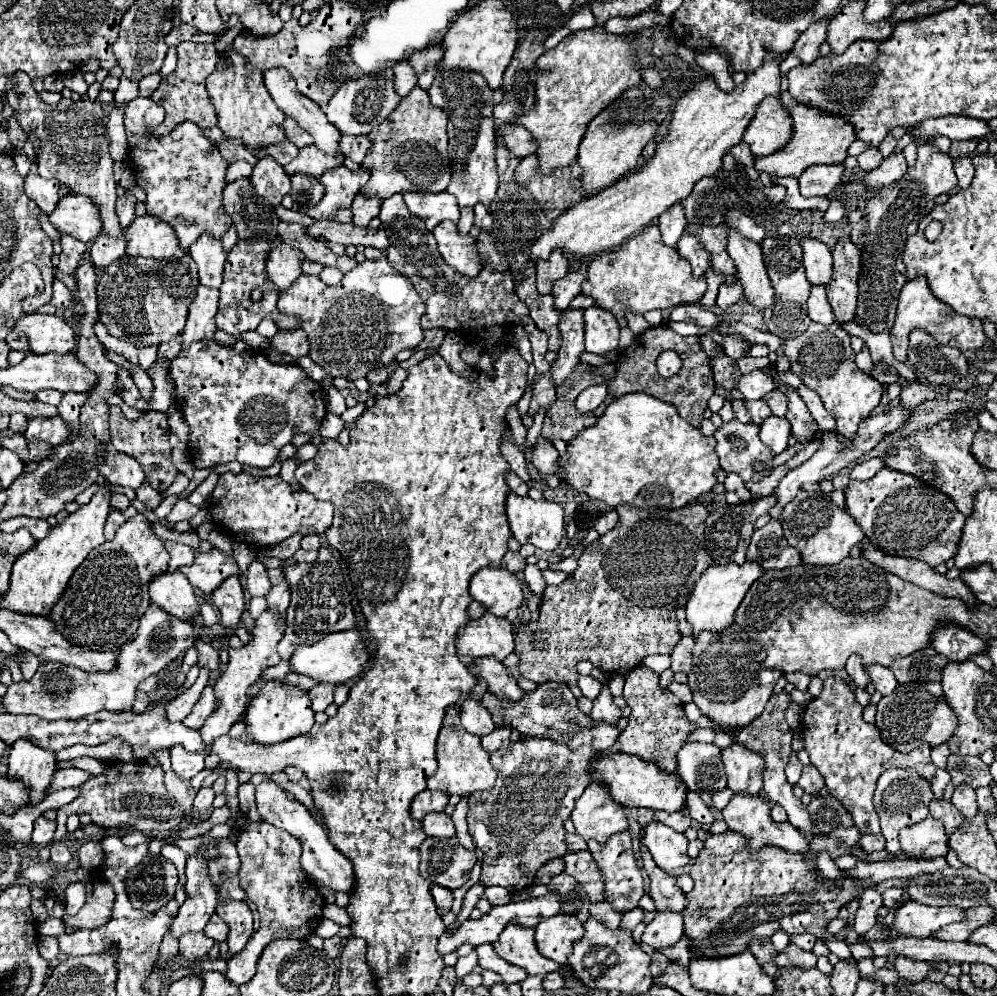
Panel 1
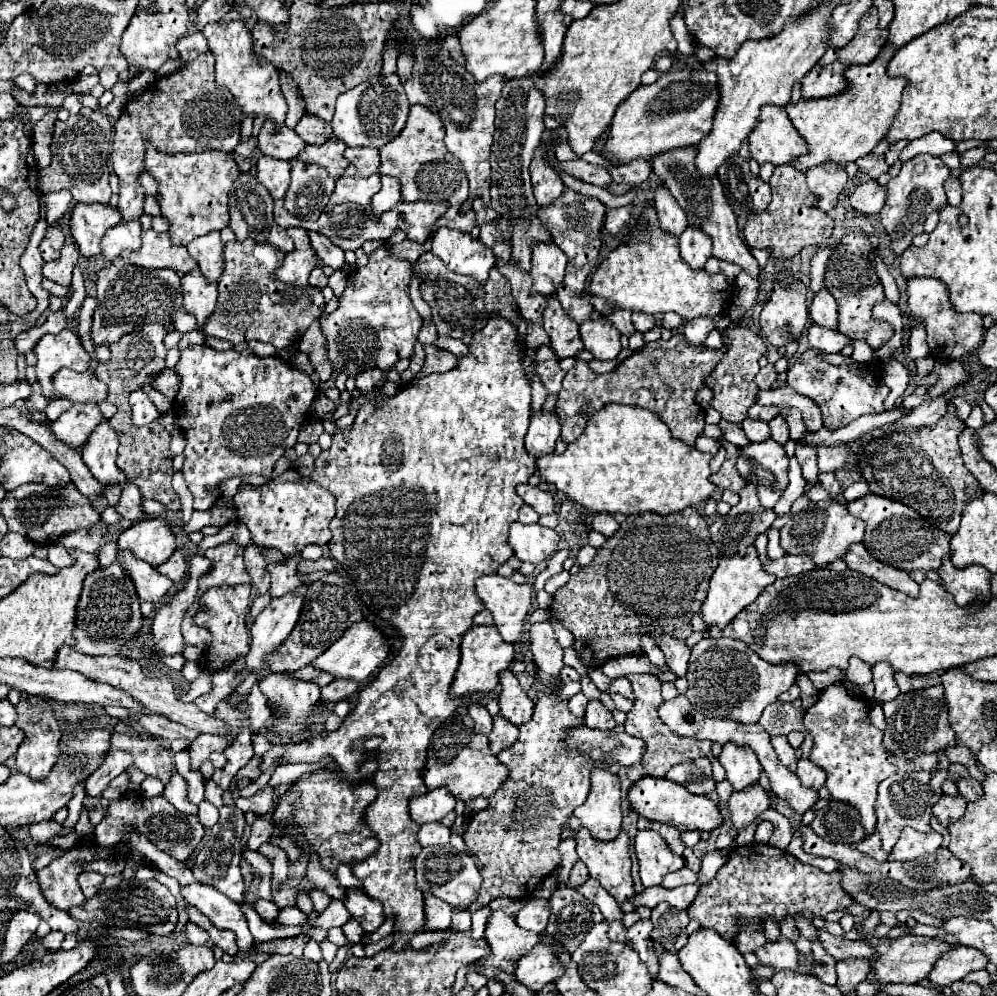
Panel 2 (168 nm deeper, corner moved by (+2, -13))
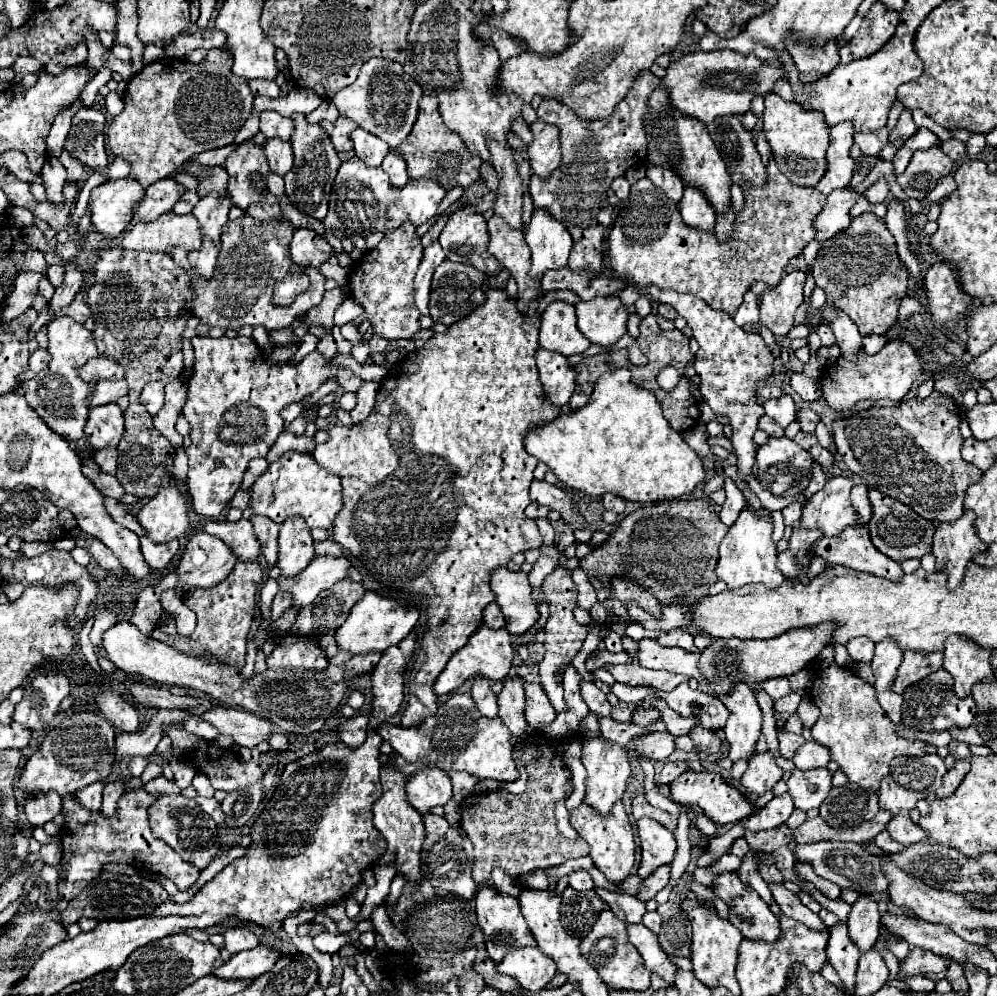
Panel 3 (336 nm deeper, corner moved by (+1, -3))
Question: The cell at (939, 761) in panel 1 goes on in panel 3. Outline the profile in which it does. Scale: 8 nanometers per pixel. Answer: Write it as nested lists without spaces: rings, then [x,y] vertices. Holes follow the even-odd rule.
[[[973,725],[963,729],[963,731],[961,729],[953,729],[953,739],[963,741],[967,745],[981,745],[981,735],[979,735],[979,731]]]

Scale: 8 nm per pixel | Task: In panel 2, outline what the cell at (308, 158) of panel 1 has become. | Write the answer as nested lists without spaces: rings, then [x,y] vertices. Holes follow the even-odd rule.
[[[330,137],[324,145],[306,145],[306,151],[302,151],[302,155],[298,155],[298,159],[306,161],[306,163],[318,163],[318,165],[326,167],[334,179],[338,179],[344,175],[344,171],[348,167],[348,161],[342,155],[344,149],[346,149],[346,143],[342,143],[342,139]]]

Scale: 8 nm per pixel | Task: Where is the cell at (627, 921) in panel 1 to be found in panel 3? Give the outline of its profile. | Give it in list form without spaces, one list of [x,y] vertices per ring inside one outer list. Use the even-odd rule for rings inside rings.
[[[653,911],[653,913],[645,913],[641,923],[643,923],[643,925],[649,929],[649,931],[659,933],[659,929],[661,929],[661,915],[659,915],[657,911]]]

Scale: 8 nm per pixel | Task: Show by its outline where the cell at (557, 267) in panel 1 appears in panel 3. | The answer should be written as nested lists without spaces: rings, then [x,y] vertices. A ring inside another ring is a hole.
[[[535,209],[531,223],[523,229],[523,233],[531,249],[533,265],[529,275],[533,279],[549,269],[561,269],[567,265],[573,241],[563,223],[547,217],[543,209]]]

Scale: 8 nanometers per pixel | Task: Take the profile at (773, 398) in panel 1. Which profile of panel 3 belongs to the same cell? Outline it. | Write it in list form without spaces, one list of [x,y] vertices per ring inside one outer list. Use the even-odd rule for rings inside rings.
[[[803,407],[803,409],[797,411],[797,421],[799,421],[799,425],[801,425],[801,431],[813,433],[813,431],[815,431],[815,425],[817,425],[817,421],[819,421],[819,415],[817,415],[813,409]]]

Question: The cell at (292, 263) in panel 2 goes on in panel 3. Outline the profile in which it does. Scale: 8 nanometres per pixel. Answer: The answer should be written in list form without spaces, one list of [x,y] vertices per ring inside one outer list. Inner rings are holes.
[[[295,229],[291,239],[291,259],[301,267],[319,267],[331,257],[331,245],[311,229]]]

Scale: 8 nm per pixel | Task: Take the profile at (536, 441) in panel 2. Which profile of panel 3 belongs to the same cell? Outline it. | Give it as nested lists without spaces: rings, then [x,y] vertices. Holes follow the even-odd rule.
[[[539,349],[537,351],[537,369],[543,383],[545,399],[557,407],[563,407],[575,387],[575,371],[569,367],[565,355]]]

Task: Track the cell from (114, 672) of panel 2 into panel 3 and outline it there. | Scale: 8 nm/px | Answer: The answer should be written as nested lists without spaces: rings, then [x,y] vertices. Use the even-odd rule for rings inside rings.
[[[213,705],[201,719],[215,725],[221,735],[229,735],[237,745],[249,749],[253,749],[259,741],[269,739],[273,733],[273,727],[263,717],[227,705]]]

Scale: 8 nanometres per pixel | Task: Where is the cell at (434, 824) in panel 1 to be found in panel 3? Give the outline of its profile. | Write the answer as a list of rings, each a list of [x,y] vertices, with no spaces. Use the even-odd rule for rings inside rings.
[[[427,813],[423,815],[423,825],[425,825],[425,831],[427,833],[433,833],[433,835],[443,835],[447,833],[449,829],[449,823],[445,817],[439,817],[435,813]]]

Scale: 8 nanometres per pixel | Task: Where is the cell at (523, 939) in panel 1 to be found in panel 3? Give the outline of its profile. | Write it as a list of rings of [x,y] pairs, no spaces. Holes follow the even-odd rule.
[[[479,885],[479,893],[475,895],[475,907],[477,907],[475,913],[479,927],[483,929],[485,935],[485,947],[495,963],[503,959],[503,953],[507,953],[509,947],[535,947],[535,939],[525,923],[519,901],[515,897],[499,895],[493,885]]]

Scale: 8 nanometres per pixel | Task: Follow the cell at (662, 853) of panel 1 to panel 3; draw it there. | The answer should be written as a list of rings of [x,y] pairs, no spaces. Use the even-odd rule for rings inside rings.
[[[643,817],[637,821],[637,831],[641,839],[641,865],[639,865],[639,877],[649,877],[657,867],[667,865],[673,861],[673,855],[677,851],[677,843],[673,833],[657,823],[655,819]]]

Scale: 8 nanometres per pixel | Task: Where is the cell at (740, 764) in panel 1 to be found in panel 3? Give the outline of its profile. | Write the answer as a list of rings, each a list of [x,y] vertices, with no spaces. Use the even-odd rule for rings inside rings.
[[[737,685],[733,693],[721,697],[721,701],[731,711],[731,717],[723,727],[725,737],[731,745],[729,759],[733,763],[737,763],[739,759],[751,761],[763,723],[763,711],[755,699],[755,693],[751,693],[747,685]]]

